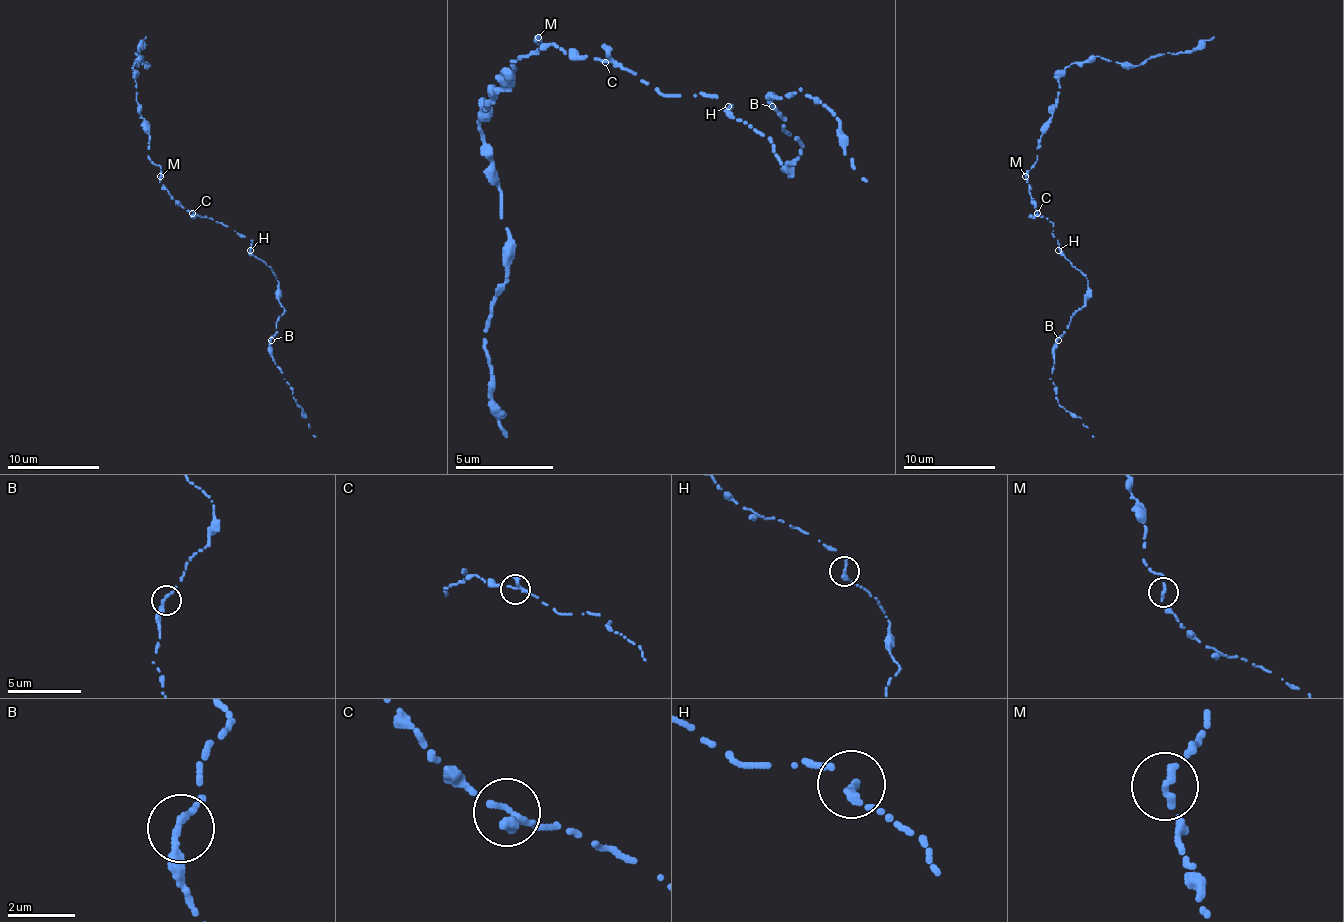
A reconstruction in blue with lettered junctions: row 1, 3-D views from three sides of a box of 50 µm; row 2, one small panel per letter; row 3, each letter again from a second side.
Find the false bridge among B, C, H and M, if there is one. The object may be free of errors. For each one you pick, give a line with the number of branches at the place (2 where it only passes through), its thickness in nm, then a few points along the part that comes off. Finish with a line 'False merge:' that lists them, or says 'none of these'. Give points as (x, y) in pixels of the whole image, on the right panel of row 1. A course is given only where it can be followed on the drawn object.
M: 2 | 200 nm | (1026, 176), (1067, 67), (1098, 56), (1141, 65), (1165, 53), (1190, 53), (1213, 37)
False merge: M

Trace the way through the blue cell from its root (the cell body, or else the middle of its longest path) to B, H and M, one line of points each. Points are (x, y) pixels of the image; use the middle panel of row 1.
B: (595, 57), (620, 62), (664, 97), (718, 97), (772, 146), (787, 170), (802, 146), (782, 131), (772, 106)
H: (595, 57), (620, 62), (664, 97), (703, 92), (728, 106)
M: (595, 57), (571, 57), (561, 48), (541, 43), (537, 38)

